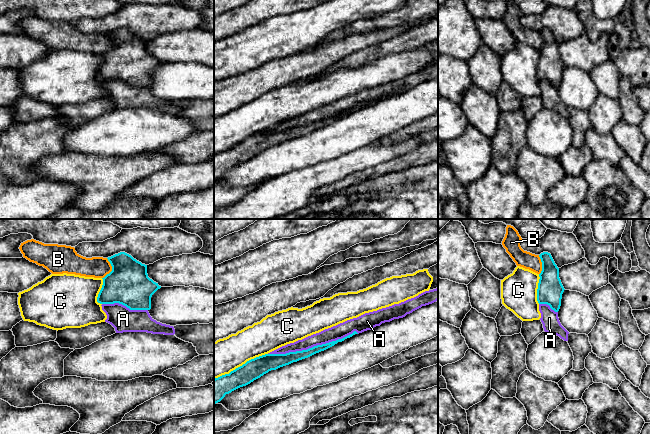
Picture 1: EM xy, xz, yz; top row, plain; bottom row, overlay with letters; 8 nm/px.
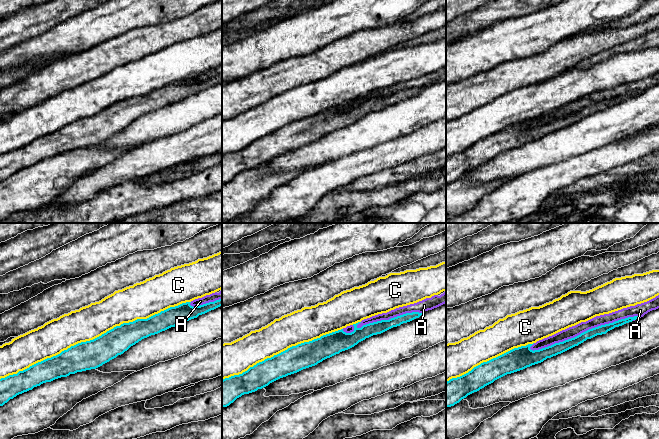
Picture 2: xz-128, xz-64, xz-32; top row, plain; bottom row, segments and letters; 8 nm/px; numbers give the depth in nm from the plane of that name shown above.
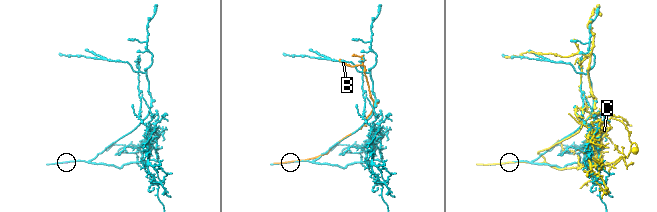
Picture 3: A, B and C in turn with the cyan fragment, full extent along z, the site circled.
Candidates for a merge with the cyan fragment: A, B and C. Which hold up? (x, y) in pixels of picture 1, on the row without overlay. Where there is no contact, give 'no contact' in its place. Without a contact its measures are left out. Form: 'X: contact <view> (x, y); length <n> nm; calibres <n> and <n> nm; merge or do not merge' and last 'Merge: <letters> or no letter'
A: contact xz (314, 122); length 750 nm; calibres 90 and 120 nm; do not merge
B: contact xy (112, 45); length 170 nm; calibres 340 and 180 nm; do not merge
C: contact xz (240, 142); length 480 nm; calibres 160 and 280 nm; do not merge
Merge: no letter

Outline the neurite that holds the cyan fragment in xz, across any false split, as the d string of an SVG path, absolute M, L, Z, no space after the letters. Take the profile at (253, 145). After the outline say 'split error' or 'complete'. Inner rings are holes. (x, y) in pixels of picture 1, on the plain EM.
M354 107L352 110L342 115L317 121L307 126L289 128L286 130L265 130L247 137L229 150L225 150L214 155L214 181L220 178L226 170L250 160L269 147L276 146L293 138L308 134L334 122L338 118L342 118L345 115L352 113L355 110L358 109Z; complete

